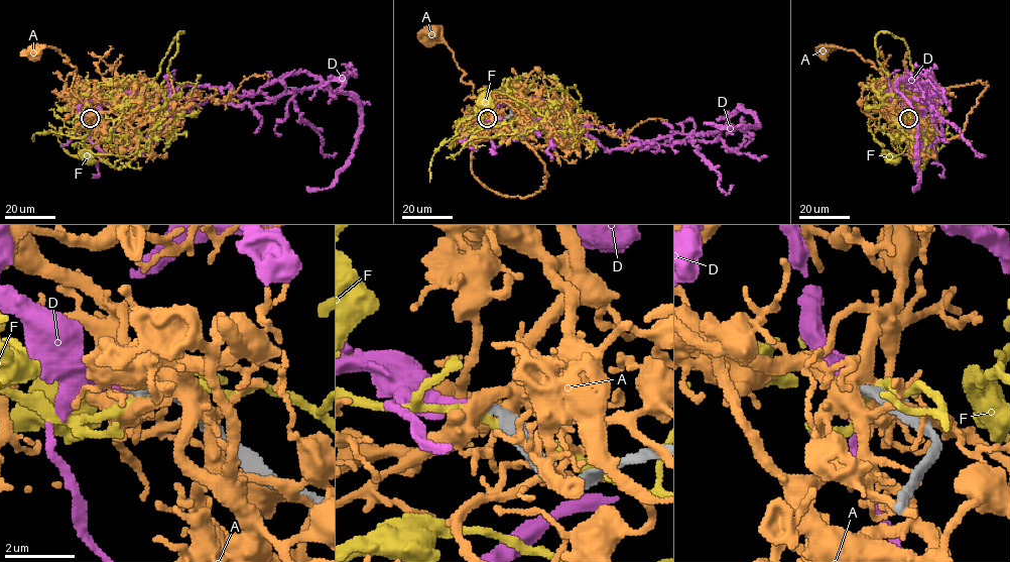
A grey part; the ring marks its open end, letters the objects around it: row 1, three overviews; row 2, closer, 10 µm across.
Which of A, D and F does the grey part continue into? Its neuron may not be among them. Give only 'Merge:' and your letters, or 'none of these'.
Merge: D

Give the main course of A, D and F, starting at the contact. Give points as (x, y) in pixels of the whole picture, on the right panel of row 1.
A: (908, 117), (895, 112), (888, 101), (885, 71), (878, 71), (849, 49), (829, 46), (823, 49)
D: (908, 118), (887, 92), (930, 96), (931, 72), (923, 97), (938, 104), (908, 110), (934, 125), (931, 145)
F: (909, 118), (914, 119), (915, 128), (904, 150), (892, 156), (883, 152), (894, 160)

